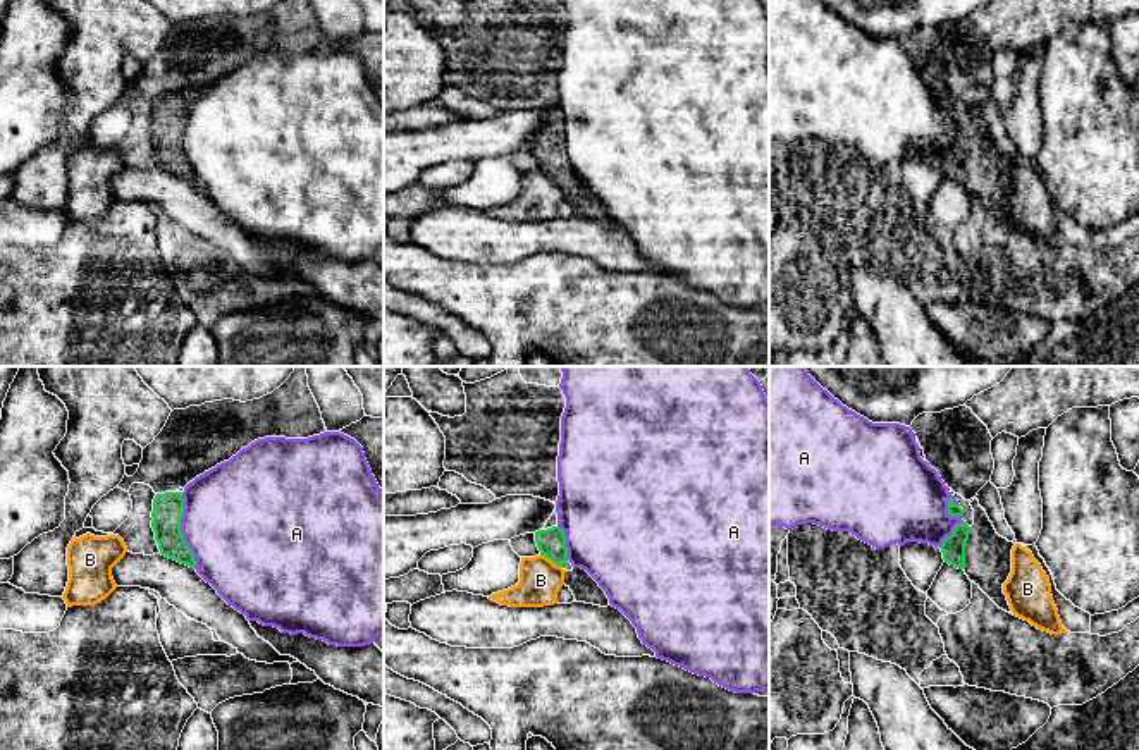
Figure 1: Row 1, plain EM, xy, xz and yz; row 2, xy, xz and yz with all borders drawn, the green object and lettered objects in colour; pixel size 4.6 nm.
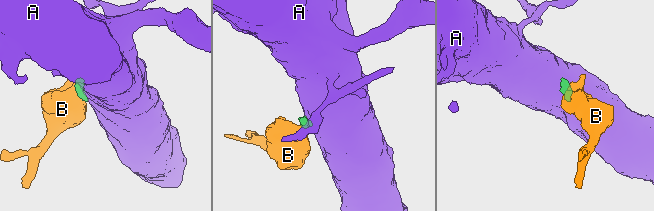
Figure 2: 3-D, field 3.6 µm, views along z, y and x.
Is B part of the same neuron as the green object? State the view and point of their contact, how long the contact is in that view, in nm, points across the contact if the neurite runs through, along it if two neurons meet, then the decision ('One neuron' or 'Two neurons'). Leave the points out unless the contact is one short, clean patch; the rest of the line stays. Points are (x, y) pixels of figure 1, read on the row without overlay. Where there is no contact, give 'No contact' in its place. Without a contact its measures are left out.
Touches green at xz (551, 174). Shared border 120 nm. Boundary: xz (541, 167), (561, 181). Two neurons

